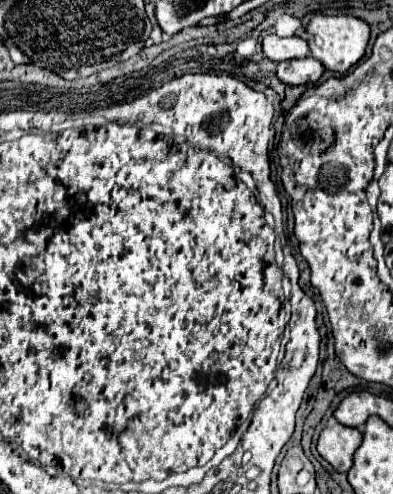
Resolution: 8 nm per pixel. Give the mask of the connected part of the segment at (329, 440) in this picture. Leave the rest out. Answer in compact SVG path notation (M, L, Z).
M326 426L318 438L318 454L328 460L338 472L348 472L352 456L362 442L362 432L350 426Z

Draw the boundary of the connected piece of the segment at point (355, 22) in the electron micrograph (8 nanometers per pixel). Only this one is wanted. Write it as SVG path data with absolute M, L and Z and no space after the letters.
M314 14L312 20L306 26L308 34L308 44L310 44L310 54L322 62L326 70L346 74L366 52L368 38L370 38L370 26L354 16L324 16L324 14Z

